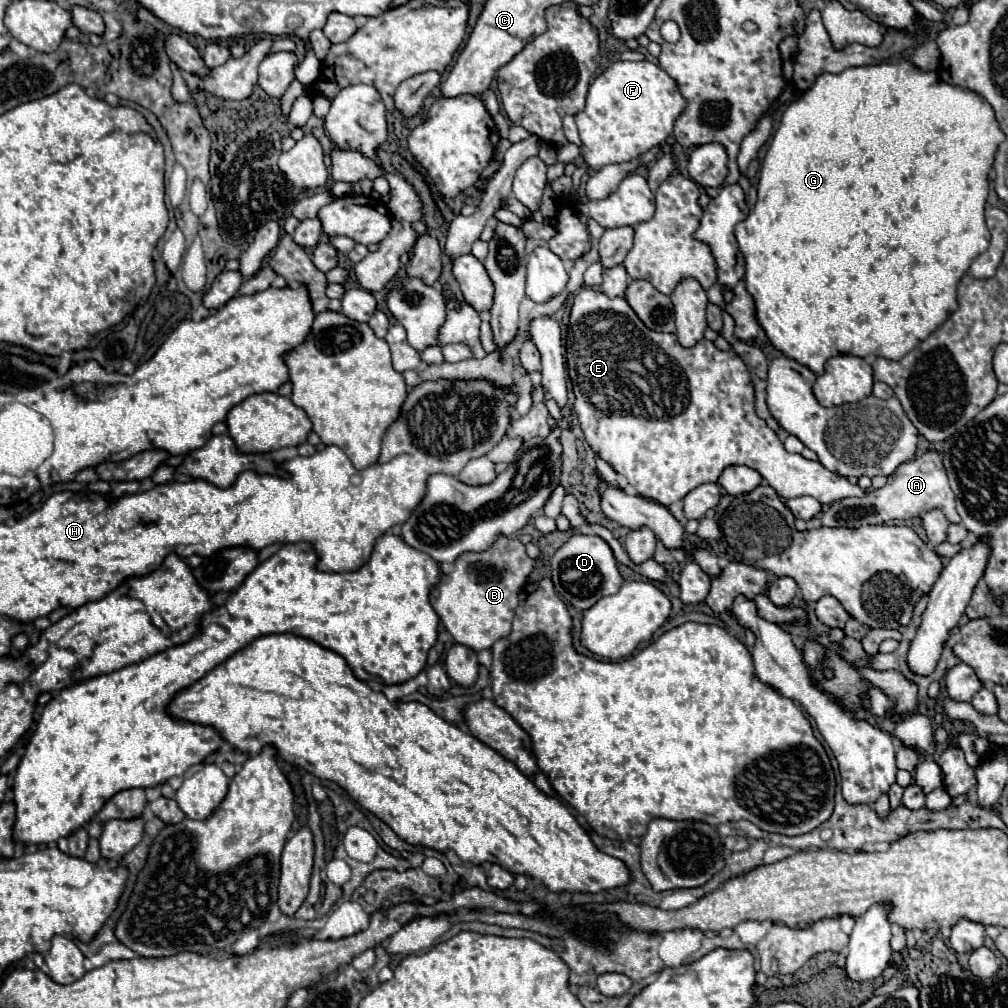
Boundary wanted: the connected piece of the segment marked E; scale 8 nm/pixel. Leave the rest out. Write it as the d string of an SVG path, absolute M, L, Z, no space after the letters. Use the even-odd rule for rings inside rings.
M581 288L573 300L567 332L567 368L575 392L575 412L585 440L607 460L615 472L627 476L639 496L669 506L685 498L705 482L717 482L727 466L743 464L761 472L763 480L783 498L809 494L821 504L831 504L849 496L865 496L845 476L829 472L821 462L789 454L777 434L755 414L753 382L743 360L733 352L721 352L713 342L703 340L693 348L681 348L675 334L649 330L631 310L625 298L607 298L595 288ZM653 358L669 374L653 374Z

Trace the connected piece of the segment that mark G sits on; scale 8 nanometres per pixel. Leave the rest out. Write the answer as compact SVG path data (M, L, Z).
M901 60L897 64L877 64L877 66L851 66L851 68L845 68L843 72L839 74L821 74L815 84L805 92L801 94L799 100L791 102L783 116L781 116L781 122L779 122L779 128L771 140L771 146L763 158L763 166L761 166L761 174L759 174L759 186L757 186L757 204L755 208L751 210L751 214L747 216L747 220L743 220L741 224L737 224L735 228L735 236L737 236L737 244L739 244L739 250L743 252L745 256L745 284L747 284L747 292L755 298L755 306L757 306L757 320L759 324L763 326L763 330L767 332L769 340L773 342L773 346L777 350L781 350L785 356L797 360L799 364L805 364L809 370L813 370L815 374L821 374L823 372L823 366L825 366L825 360L837 356L837 354L853 354L853 356L867 356L867 354L873 354L873 356L883 356L883 358L889 358L889 360L901 360L905 354L909 354L919 342L923 342L933 330L937 330L957 308L957 284L961 280L961 276L969 270L973 258L977 258L981 252L987 250L989 246L989 240L991 240L991 234L985 226L985 202L987 202L987 194L989 194L989 170L993 166L993 160L995 160L995 152L999 148L999 144L1005 140L1005 134L1003 130L999 128L999 122L995 120L995 112L991 108L991 104L977 92L973 90L967 90L967 88L961 88L961 86L953 86L953 84L947 84L943 80L937 78L935 72L927 72L927 70L921 70L917 66L913 66L909 60Z

